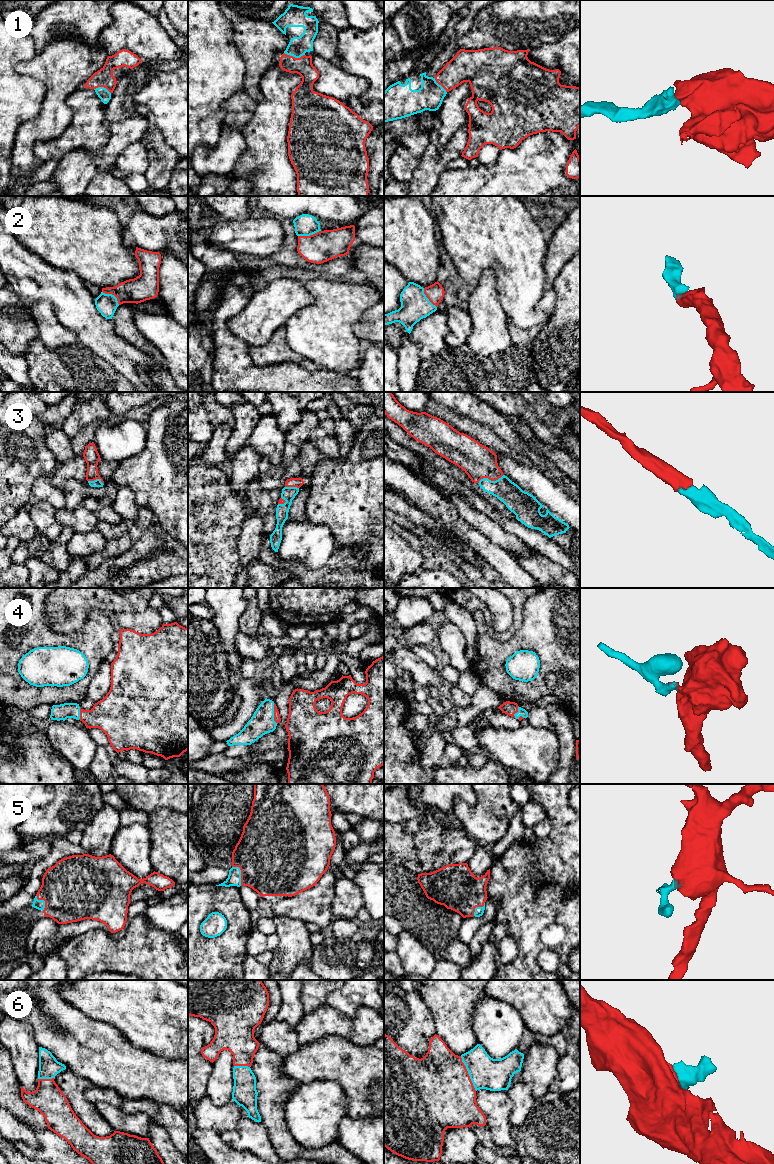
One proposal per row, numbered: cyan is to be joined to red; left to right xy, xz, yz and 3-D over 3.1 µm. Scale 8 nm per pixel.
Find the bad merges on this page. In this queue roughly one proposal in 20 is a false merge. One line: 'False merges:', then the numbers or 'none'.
False merges: none

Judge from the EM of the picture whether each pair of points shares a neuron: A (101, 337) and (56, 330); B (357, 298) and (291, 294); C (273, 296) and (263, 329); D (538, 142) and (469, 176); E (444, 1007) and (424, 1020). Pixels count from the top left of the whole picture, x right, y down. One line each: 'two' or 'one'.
A: two
B: two
C: one
D: one
E: two

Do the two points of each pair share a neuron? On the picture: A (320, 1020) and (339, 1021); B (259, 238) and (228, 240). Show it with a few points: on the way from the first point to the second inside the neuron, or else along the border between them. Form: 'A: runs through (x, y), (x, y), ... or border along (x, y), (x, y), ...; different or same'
A: runs through (325, 1021), (334, 1021); same
B: runs through (251, 238), (236, 238); same

